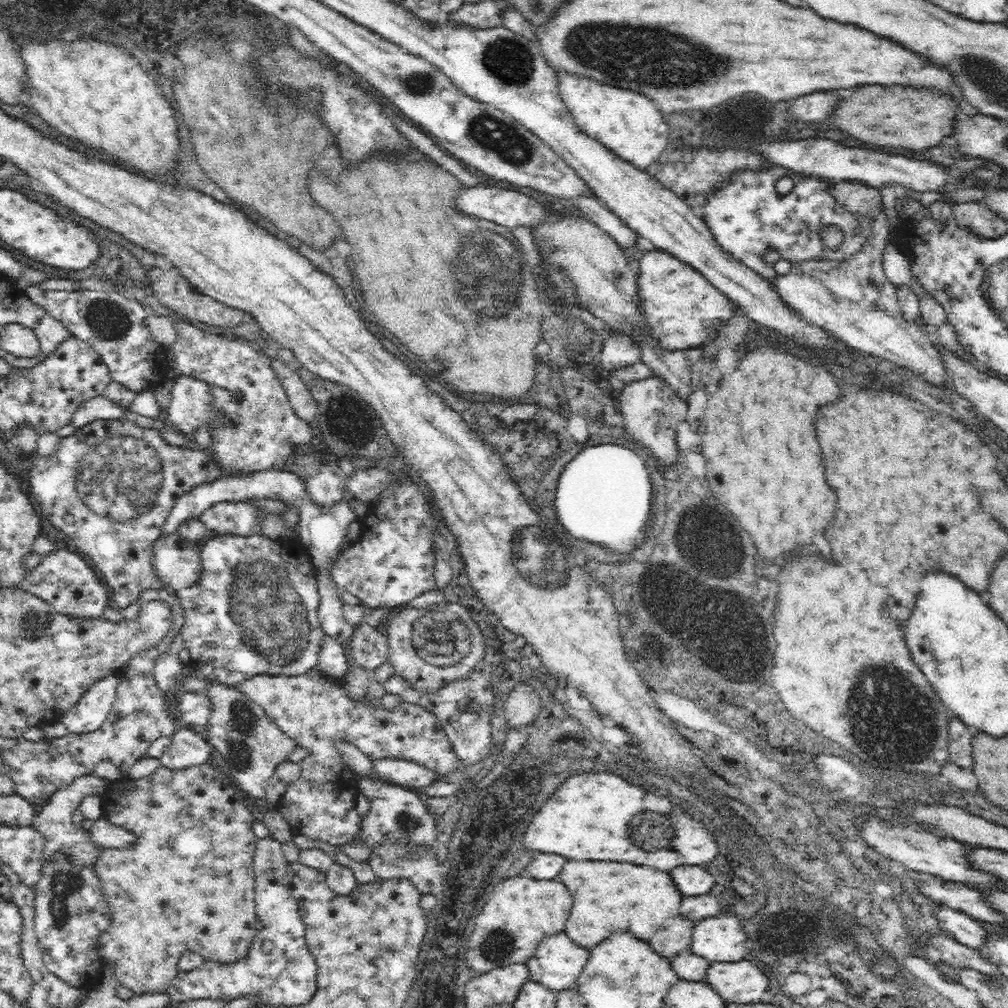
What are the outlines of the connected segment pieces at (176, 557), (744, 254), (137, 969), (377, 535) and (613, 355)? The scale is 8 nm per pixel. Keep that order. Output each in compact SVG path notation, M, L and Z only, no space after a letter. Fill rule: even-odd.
M174 532L170 536L160 536L154 542L151 567L159 586L177 593L200 582L202 555Z
M777 165L744 168L727 174L704 193L702 216L724 251L774 284L779 282L780 275L762 264L762 252L768 248L780 249L782 258L790 260L792 265L808 261L847 265L871 245L872 216L839 202L833 185L830 179L819 174L806 174ZM830 228L838 228L843 234L838 250L828 248L824 242L824 232Z
M207 763L178 770L158 767L150 776L140 780L124 776L121 780L112 782L109 790L102 796L102 800L104 801L104 806L102 806L104 807L104 818L110 819L117 825L122 825L138 835L136 846L130 850L103 848L102 856L98 856L100 860L94 866L100 877L103 878L104 887L106 887L104 891L108 895L108 903L112 912L112 924L100 940L100 951L104 955L105 962L116 961L118 963L116 975L118 975L119 984L133 990L135 994L166 993L168 986L180 972L177 968L177 962L182 953L192 952L192 954L198 955L203 962L217 962L224 966L236 964L236 962L248 958L258 930L258 913L255 901L256 873L254 870L254 857L258 840L253 833L253 826L256 823L254 816L250 813L250 808L242 802L239 788L233 780Z
M410 478L404 482L396 480L394 490L378 502L372 518L366 520L364 530L372 532L370 538L362 535L356 542L348 543L332 566L332 578L336 581L339 594L355 596L368 610L378 606L396 607L410 602L422 593L436 589L434 581L434 554L432 551L432 525L428 505L416 484Z
M612 333L611 338L605 341L600 360L605 372L615 374L616 370L640 361L641 354L639 347L632 339Z

